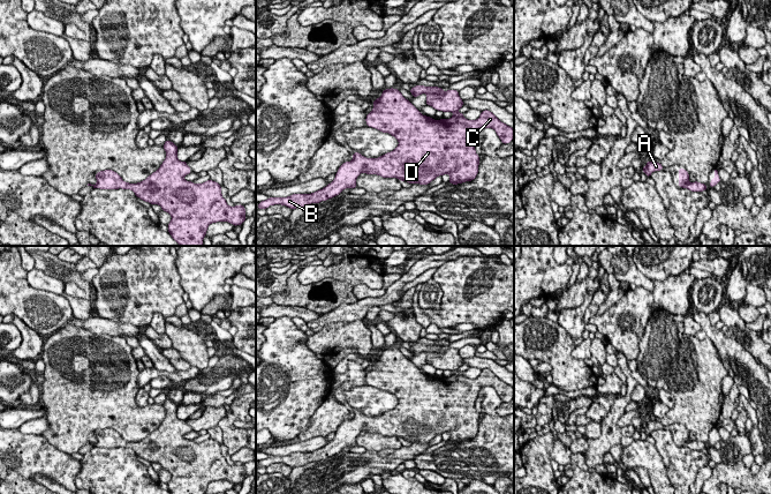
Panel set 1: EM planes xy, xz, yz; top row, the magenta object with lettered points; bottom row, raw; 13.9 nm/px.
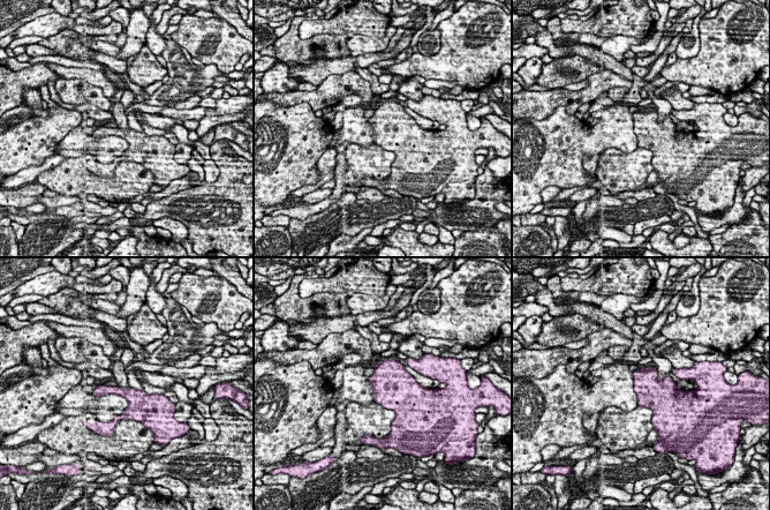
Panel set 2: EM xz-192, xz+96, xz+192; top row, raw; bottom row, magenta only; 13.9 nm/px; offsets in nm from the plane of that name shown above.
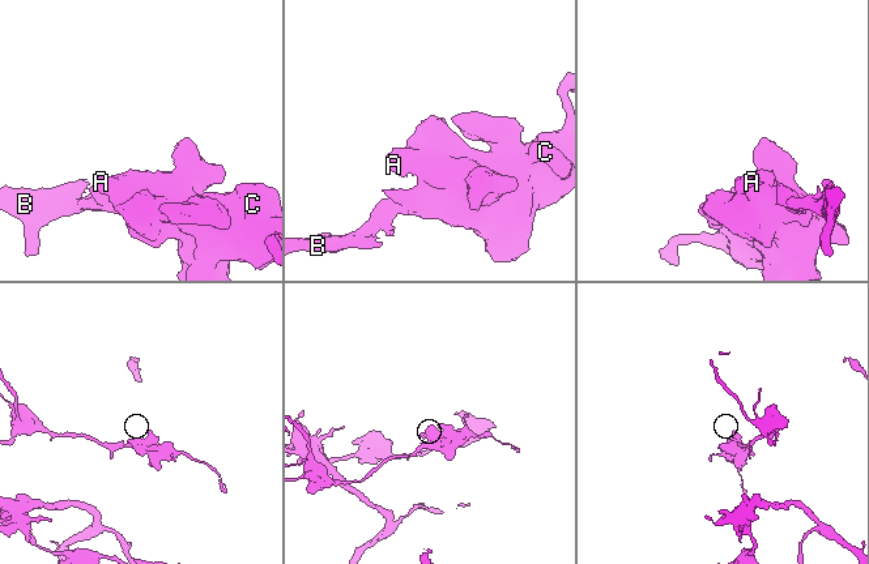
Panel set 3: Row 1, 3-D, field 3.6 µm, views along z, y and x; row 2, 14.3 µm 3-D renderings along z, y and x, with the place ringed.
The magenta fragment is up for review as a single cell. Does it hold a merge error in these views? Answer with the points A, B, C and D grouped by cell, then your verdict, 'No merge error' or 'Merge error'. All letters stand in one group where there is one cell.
Groups: A B C D. No merge error

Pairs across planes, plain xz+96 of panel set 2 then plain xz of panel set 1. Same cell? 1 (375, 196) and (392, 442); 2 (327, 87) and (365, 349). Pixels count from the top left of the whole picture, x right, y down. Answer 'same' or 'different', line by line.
1: same
2: same

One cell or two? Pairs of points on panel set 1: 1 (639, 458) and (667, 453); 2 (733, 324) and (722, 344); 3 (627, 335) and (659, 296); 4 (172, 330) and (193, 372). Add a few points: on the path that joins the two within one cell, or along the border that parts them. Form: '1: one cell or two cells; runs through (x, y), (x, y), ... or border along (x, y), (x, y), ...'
1: two cells; border along (654, 444), (662, 457), (666, 476), (670, 479)
2: two cells; border along (731, 337), (738, 341), (751, 354)
3: one cell; runs through (634, 327), (636, 316), (648, 305)
4: two cells; border along (191, 366), (199, 371)

